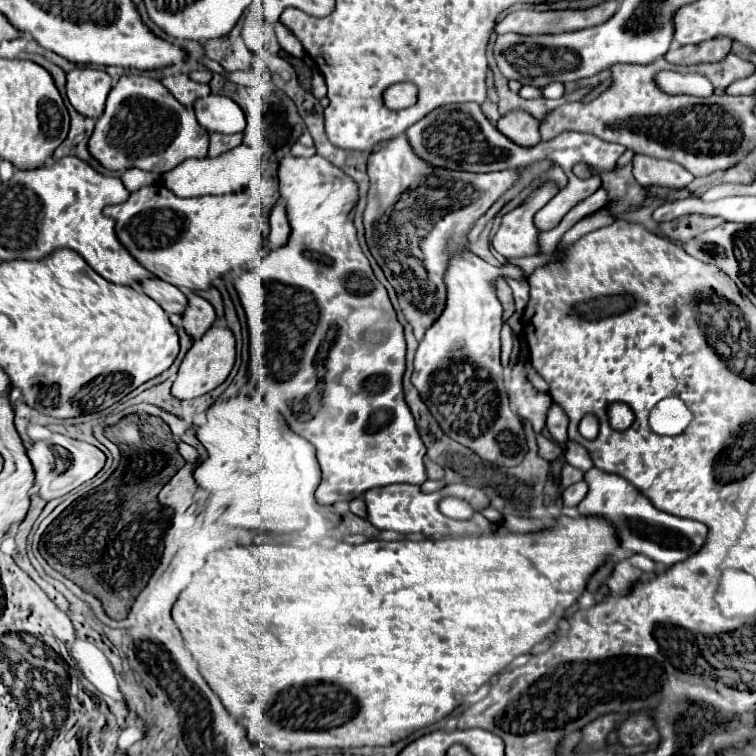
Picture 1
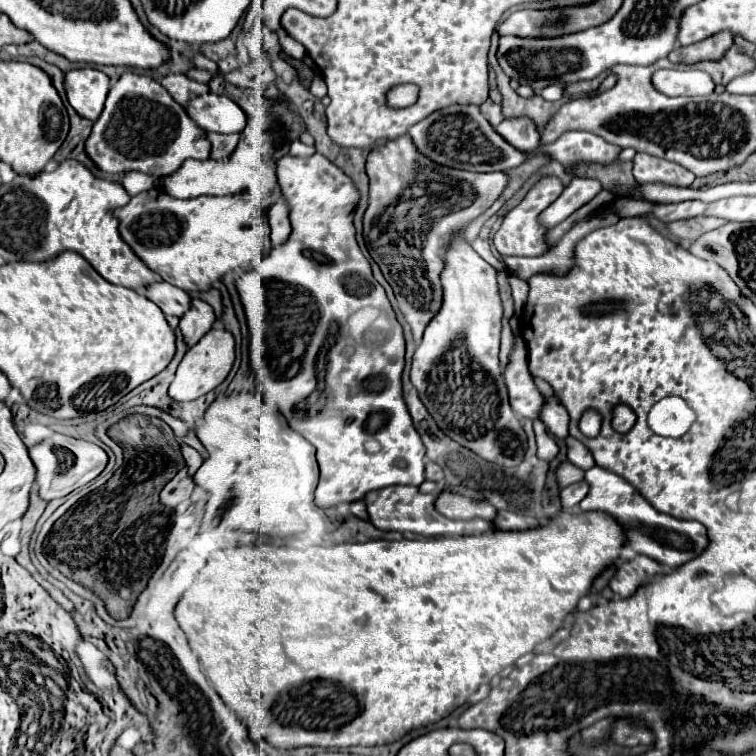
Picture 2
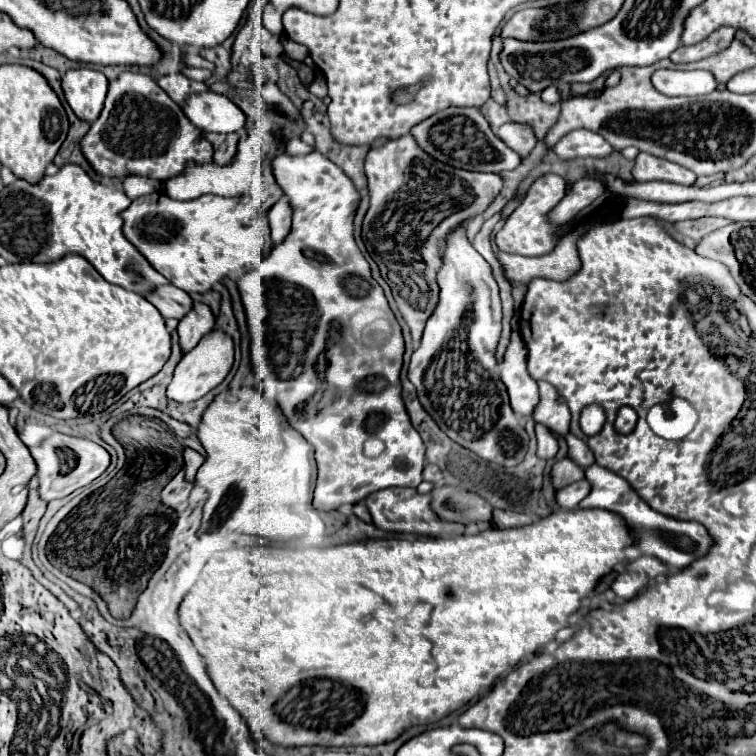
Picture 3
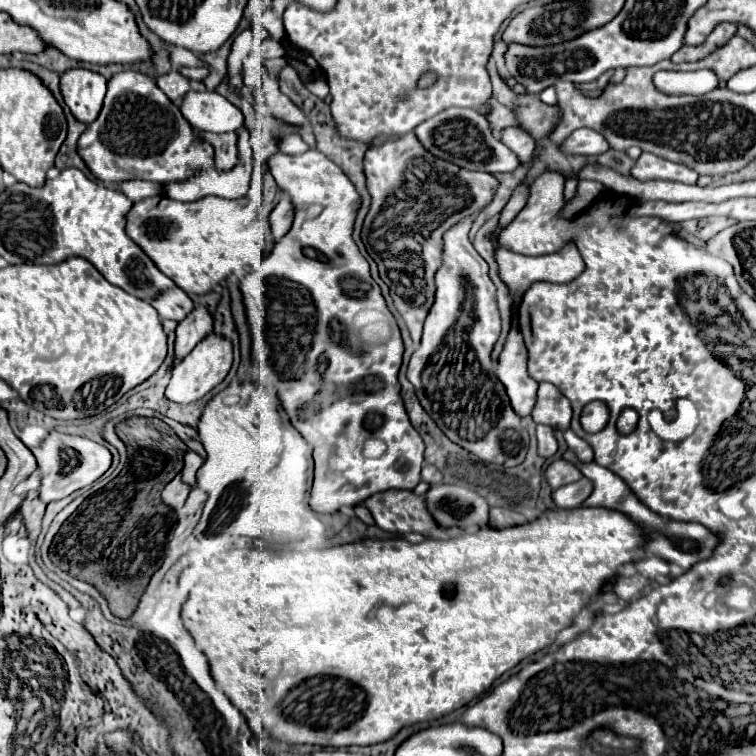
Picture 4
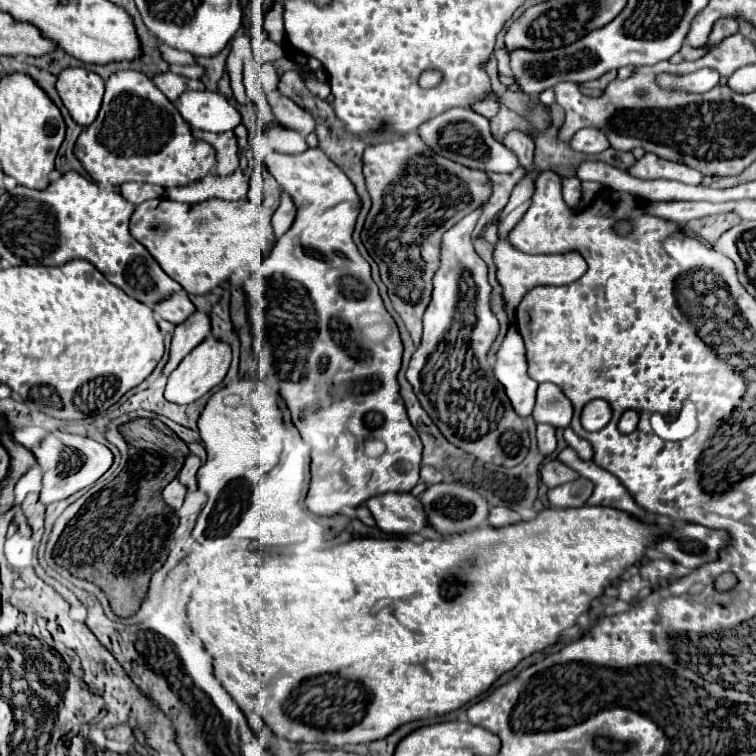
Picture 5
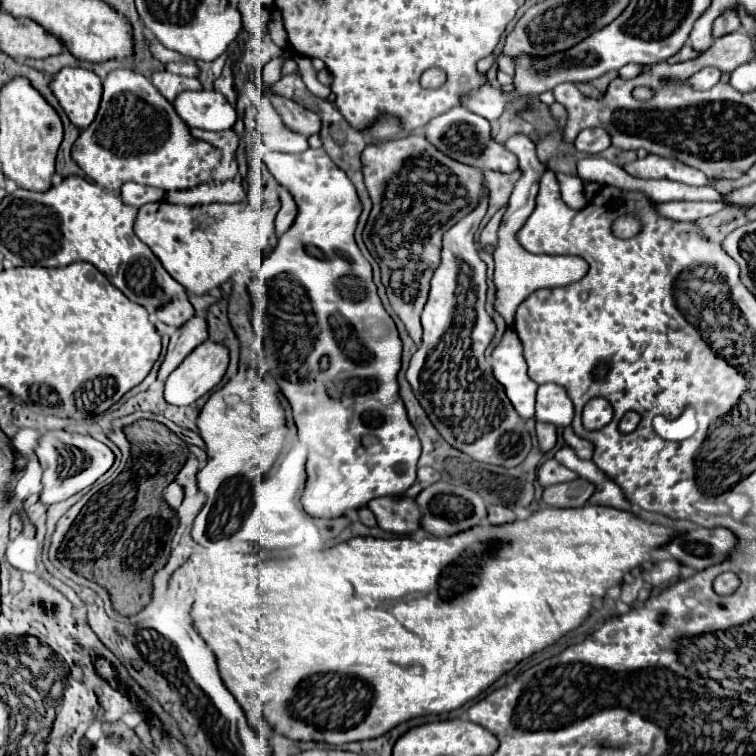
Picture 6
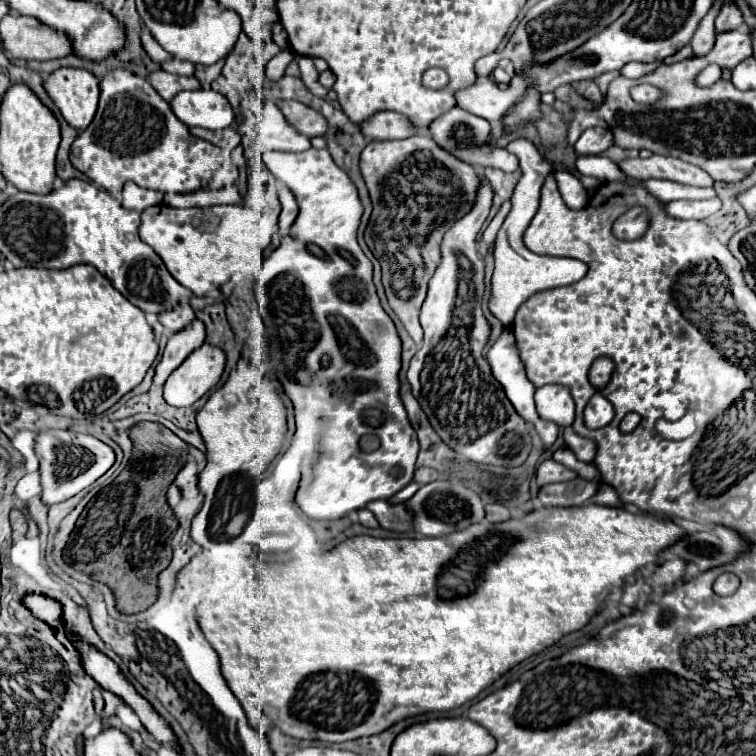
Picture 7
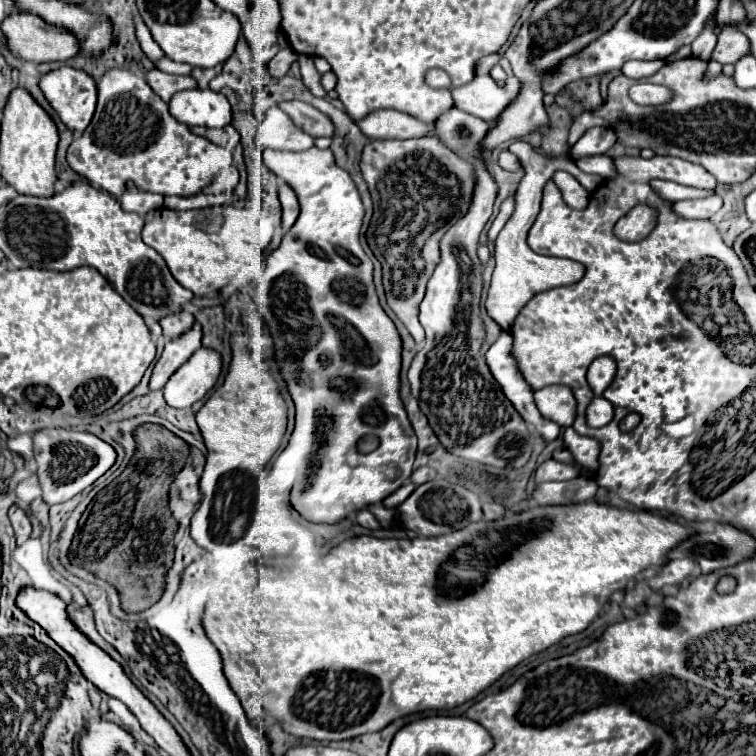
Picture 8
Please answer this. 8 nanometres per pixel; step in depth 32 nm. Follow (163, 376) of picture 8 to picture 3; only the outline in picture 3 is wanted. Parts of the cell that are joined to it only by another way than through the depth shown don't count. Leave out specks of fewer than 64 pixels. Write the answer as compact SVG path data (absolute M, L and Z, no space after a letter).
M194 302L192 310L178 324L182 350L184 352L192 350L200 342L200 338L214 328L214 322L216 322L216 318L214 318L212 310L202 302Z

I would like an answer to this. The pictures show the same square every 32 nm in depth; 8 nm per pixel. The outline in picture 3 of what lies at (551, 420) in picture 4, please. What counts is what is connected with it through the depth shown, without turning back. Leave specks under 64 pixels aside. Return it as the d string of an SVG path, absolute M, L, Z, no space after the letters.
M538 381L540 404L534 412L534 420L548 426L553 432L565 436L569 432L570 412L566 402L558 396L556 388L546 381Z

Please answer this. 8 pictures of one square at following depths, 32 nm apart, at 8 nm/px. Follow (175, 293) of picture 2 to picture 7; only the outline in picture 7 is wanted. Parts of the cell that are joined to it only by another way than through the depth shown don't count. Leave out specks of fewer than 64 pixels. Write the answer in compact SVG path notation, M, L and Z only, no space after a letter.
M180 302L180 306L174 306L172 310L166 310L164 314L158 314L158 320L172 332L182 330L194 320L194 310L188 302Z

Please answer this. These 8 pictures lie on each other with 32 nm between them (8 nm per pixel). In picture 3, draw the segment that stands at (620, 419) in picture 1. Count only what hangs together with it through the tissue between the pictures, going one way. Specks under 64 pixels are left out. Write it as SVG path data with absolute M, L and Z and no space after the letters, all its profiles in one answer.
M622 406L622 408L618 410L614 427L620 434L629 434L632 432L632 430L634 430L634 426L636 426L636 420L638 420L636 412L634 412L632 408L628 408L628 406Z

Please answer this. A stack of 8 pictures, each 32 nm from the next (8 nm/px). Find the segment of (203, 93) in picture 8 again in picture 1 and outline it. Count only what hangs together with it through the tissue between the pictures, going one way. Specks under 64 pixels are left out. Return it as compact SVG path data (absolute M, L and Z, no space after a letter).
M210 94L206 98L200 98L194 104L194 112L198 122L208 132L220 132L220 134L236 134L246 130L246 116L240 110L236 102L232 102L226 96Z

